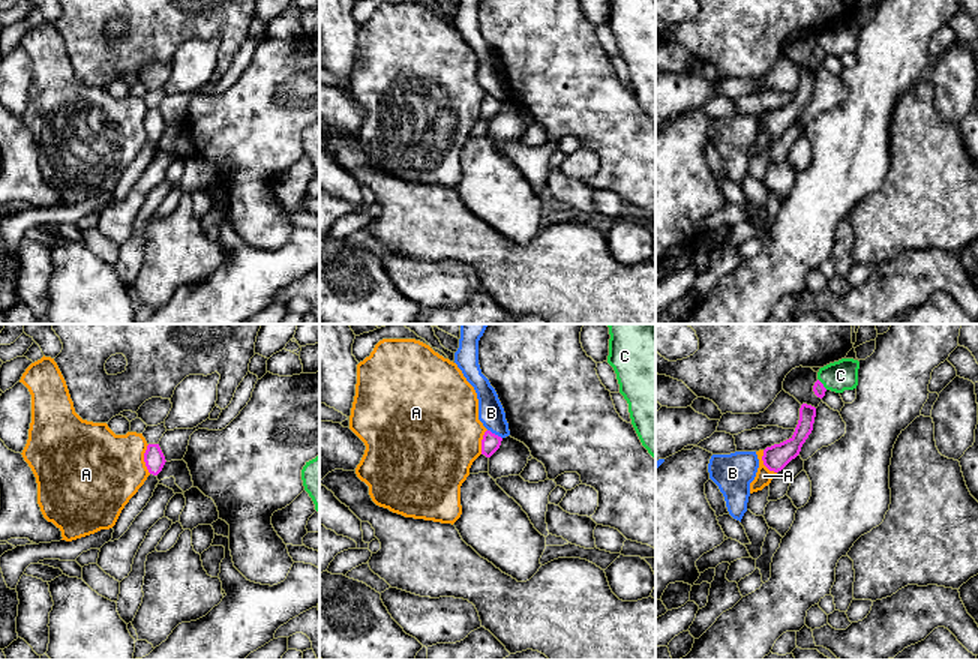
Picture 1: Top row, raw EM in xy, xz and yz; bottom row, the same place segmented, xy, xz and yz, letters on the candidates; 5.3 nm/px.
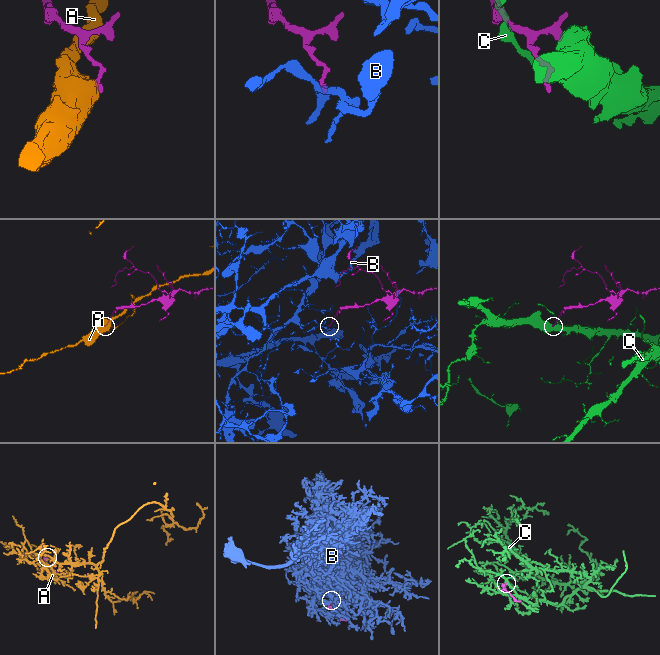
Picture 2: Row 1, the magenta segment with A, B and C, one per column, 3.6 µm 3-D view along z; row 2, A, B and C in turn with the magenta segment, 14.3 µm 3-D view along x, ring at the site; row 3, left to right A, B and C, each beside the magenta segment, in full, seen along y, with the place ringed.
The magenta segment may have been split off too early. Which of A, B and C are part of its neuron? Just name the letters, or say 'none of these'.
none of these

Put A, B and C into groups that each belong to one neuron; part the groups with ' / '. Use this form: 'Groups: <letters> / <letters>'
Groups: A / B / C

